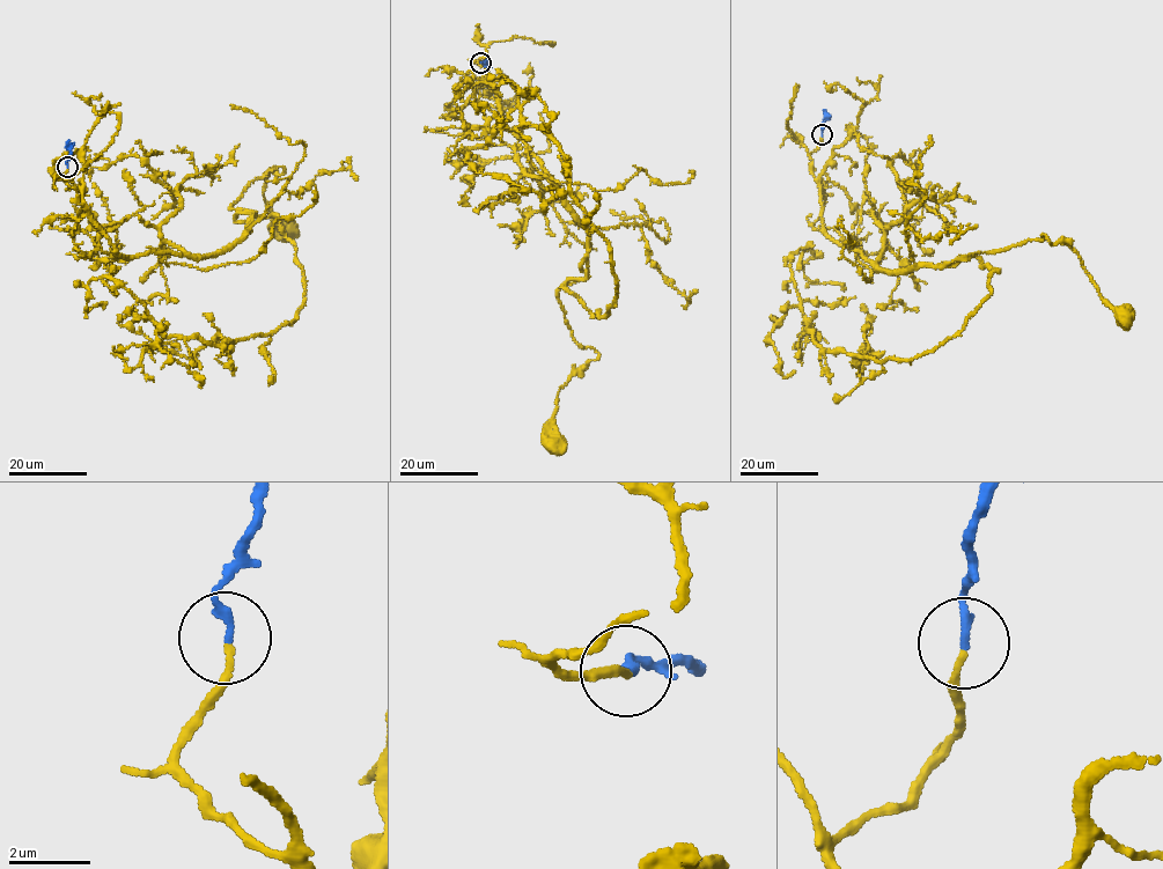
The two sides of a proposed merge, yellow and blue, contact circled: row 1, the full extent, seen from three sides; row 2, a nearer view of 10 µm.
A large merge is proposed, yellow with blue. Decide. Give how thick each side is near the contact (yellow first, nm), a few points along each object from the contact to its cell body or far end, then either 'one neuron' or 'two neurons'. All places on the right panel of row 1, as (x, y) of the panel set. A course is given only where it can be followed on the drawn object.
160 nm thick on the yellow side, 220 nm on the other; yellow runs (822, 135), (809, 155), (822, 225), (880, 267), (949, 263), (1045, 235), (1067, 243), (1097, 292), (1124, 310); blue runs (822, 134), (824, 110); one neuron

